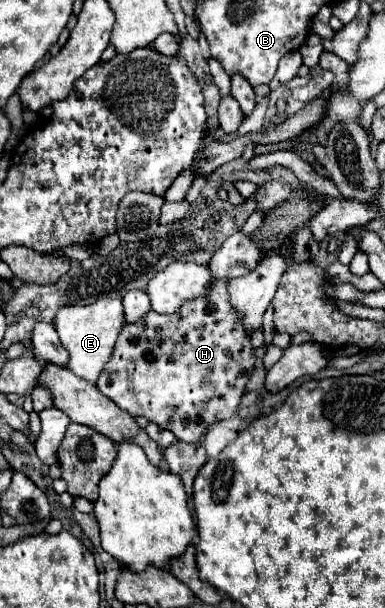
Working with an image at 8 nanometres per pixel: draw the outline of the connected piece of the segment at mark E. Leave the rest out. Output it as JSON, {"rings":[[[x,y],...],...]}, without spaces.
{"rings":[[[106,298],[106,300],[96,300],[90,306],[62,306],[56,312],[56,318],[52,324],[60,336],[62,346],[70,354],[66,368],[72,370],[78,378],[94,384],[96,378],[100,376],[100,370],[104,368],[104,364],[112,354],[112,346],[116,342],[120,326],[124,324],[122,302]]]}

